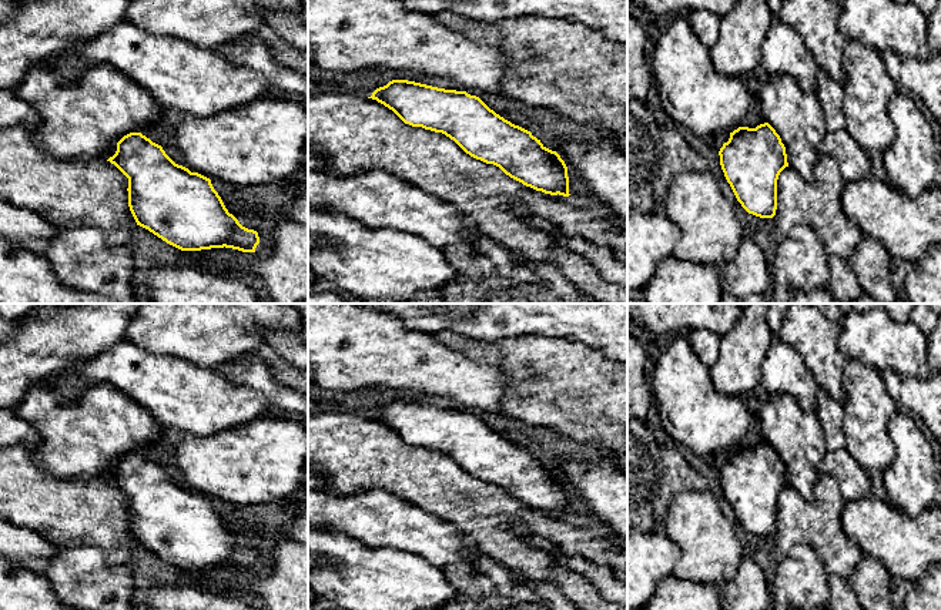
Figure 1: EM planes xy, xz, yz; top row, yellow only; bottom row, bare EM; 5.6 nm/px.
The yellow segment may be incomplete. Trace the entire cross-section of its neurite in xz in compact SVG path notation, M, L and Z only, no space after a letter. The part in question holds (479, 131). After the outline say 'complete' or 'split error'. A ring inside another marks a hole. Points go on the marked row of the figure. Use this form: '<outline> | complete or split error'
M392 80L368 98L392 110L405 124L445 134L470 157L499 167L526 187L550 195L570 195L567 167L560 155L546 148L530 131L496 114L476 95L408 80Z | complete

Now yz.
M768 124L739 127L719 151L720 165L737 201L760 218L773 218L777 210L777 180L788 167L786 147Z | complete

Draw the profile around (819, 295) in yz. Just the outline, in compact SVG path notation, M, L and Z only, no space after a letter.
M827 288L800 289L787 304L838 304Z

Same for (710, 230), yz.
M709 170L680 174L667 188L663 214L682 231L676 258L726 265L736 257L743 227Z

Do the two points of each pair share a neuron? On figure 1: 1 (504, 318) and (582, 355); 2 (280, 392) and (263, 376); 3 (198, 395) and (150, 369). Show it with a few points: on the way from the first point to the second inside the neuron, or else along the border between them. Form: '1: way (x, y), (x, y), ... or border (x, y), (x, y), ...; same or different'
1: border (505, 337), (546, 335), (571, 341); different
2: way (275, 389), (267, 381); same
3: way (187, 395), (177, 394), (161, 381); same

